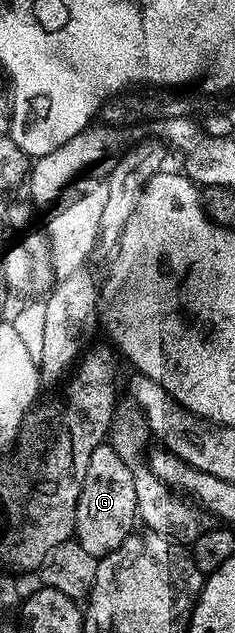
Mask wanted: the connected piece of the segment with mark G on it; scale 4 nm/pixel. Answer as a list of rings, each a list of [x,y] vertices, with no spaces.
[[[110,443],[95,447],[87,464],[86,477],[78,495],[74,540],[98,559],[122,547],[125,539],[137,528],[138,495],[136,473],[132,467],[122,459],[120,449]]]

